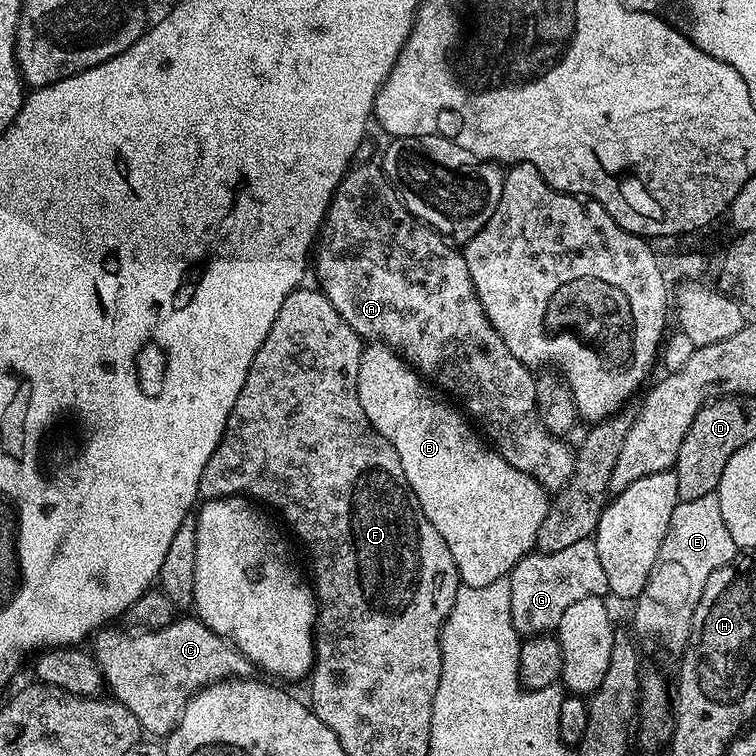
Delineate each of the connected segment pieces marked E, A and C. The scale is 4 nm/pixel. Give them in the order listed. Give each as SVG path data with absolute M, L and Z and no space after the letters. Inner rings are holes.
M716 492L706 494L706 498L694 498L693 500L681 500L676 505L674 514L670 514L670 526L666 526L666 538L662 538L662 546L658 550L658 558L654 562L654 570L650 570L650 578L646 582L646 586L642 590L642 594L636 597L634 601L634 607L636 609L632 612L632 624L636 627L635 635L641 636L644 640L656 640L657 644L661 648L669 652L670 655L676 656L675 658L683 657L684 648L688 644L690 638L690 630L692 629L692 619L694 618L694 610L698 606L698 598L702 598L702 590L706 590L706 582L710 578L710 574L714 574L714 570L718 570L722 566L726 566L731 560L736 559L738 555L738 549L734 542L734 539L730 536L729 530L726 528L726 522L722 518L722 509L719 506L719 498Z
M379 163L359 164L349 167L348 171L345 172L342 182L336 187L332 204L328 207L328 216L324 219L322 235L319 237L318 247L314 252L314 272L316 268L316 276L320 282L320 284L318 283L319 291L323 292L326 298L330 298L334 310L338 310L338 314L342 314L342 318L346 318L348 325L361 338L375 338L377 341L387 344L388 347L393 348L401 360L411 364L425 380L431 382L437 389L443 390L449 397L457 396L457 398L452 398L455 398L459 407L475 421L479 431L486 437L487 443L496 449L498 455L506 458L506 462L510 462L510 466L514 466L514 470L522 470L522 474L528 474L546 490L563 488L568 479L571 478L576 465L573 445L567 439L552 436L546 430L546 426L541 424L539 416L536 415L536 376L533 369L518 362L518 358L514 358L514 354L510 354L506 342L502 342L498 330L494 330L490 318L486 318L478 294L470 282L470 270L466 270L466 258L463 251L455 243L449 242L442 233L434 231L429 224L423 224L414 214L410 214L410 210L400 201L395 186L388 181L388 177L385 176L383 167Z
M198 618L192 620L177 619L165 628L145 628L129 630L127 627L105 626L95 633L90 648L96 657L98 666L104 675L105 685L112 688L111 695L120 704L125 704L138 718L141 729L152 738L166 738L174 730L184 712L186 702L199 689L207 684L216 684L220 680L244 678L249 675L250 661L233 646L231 640L218 635L210 626Z

